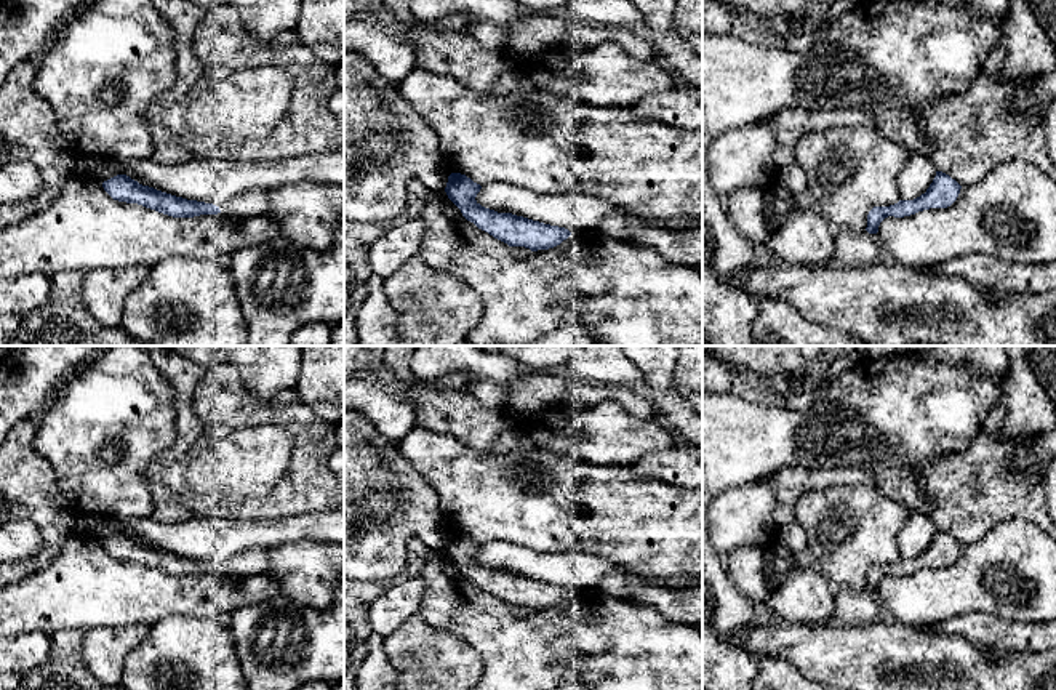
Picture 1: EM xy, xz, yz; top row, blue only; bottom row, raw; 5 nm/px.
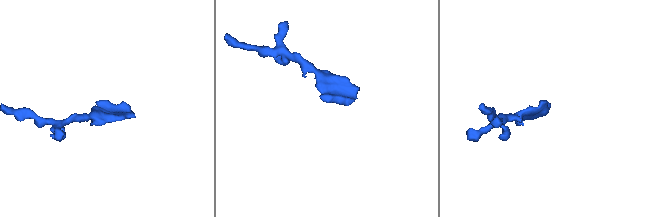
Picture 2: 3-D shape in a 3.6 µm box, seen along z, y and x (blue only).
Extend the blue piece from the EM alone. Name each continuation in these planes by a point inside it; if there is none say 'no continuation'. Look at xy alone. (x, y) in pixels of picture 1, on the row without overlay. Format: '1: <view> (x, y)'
1: xy (253, 561)

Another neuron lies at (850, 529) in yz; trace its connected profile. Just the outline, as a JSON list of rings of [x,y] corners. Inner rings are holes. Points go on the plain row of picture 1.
[[[856,483],[805,493],[794,519],[806,533],[806,559],[838,589],[862,591],[874,565],[901,559],[898,536],[910,514],[875,487]]]

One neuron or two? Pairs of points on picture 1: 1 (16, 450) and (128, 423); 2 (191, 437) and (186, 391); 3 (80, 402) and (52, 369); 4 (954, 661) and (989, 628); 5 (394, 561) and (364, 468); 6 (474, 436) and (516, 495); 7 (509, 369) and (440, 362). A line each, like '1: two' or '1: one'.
1: two
2: one
3: two
4: two
5: one
6: two
7: one

